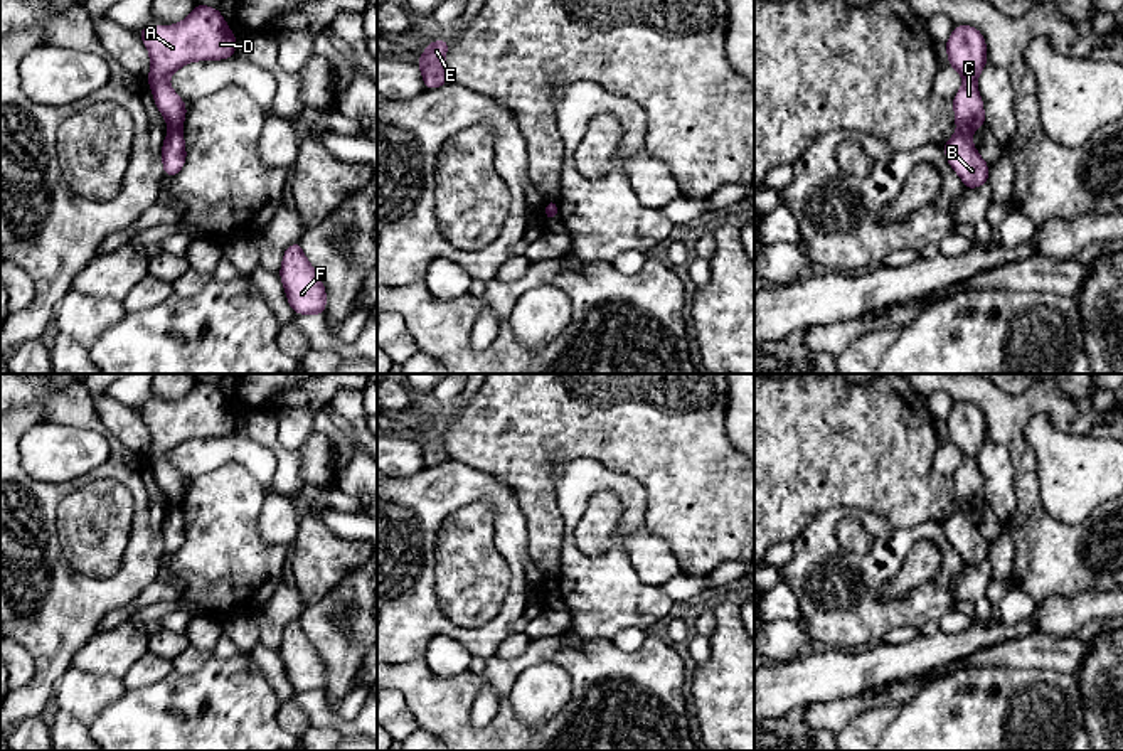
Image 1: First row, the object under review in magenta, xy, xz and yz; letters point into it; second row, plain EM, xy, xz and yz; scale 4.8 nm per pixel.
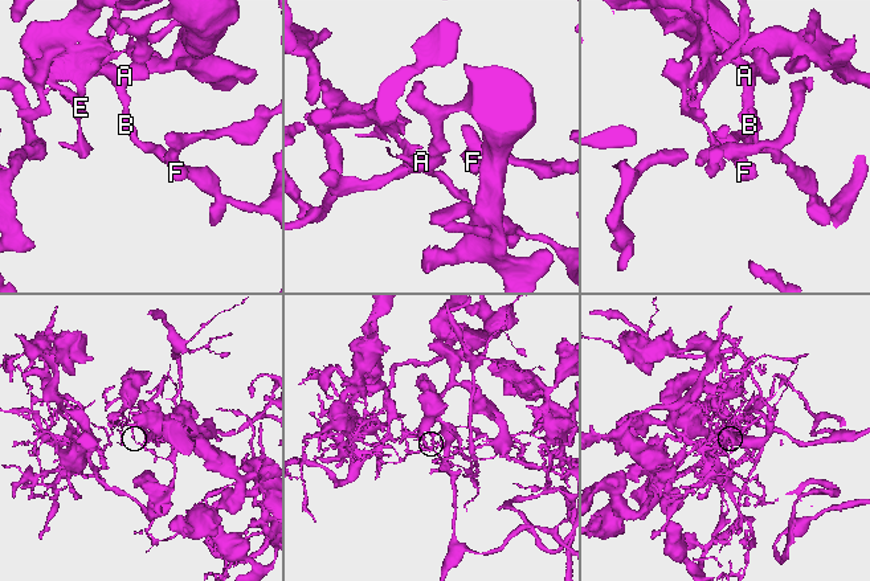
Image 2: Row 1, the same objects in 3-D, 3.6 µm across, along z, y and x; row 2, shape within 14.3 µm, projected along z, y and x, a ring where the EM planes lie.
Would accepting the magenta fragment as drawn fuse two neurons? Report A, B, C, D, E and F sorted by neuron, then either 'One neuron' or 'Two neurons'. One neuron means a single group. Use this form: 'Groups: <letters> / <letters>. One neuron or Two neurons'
Groups: A C D E F / B. Two neurons

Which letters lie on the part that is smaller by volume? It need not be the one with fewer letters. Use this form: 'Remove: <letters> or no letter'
Remove: B

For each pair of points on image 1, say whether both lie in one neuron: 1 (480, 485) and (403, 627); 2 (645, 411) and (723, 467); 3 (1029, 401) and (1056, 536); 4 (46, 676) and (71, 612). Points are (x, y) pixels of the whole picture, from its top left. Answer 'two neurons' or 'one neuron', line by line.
1: one neuron
2: one neuron
3: one neuron
4: one neuron

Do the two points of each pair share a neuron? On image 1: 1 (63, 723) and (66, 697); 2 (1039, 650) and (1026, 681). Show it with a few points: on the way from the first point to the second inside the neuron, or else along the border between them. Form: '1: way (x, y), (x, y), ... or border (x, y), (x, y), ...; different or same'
1: border (59, 709), (74, 716), (88, 728); different
2: border (990, 669), (1046, 667), (1069, 674); different

